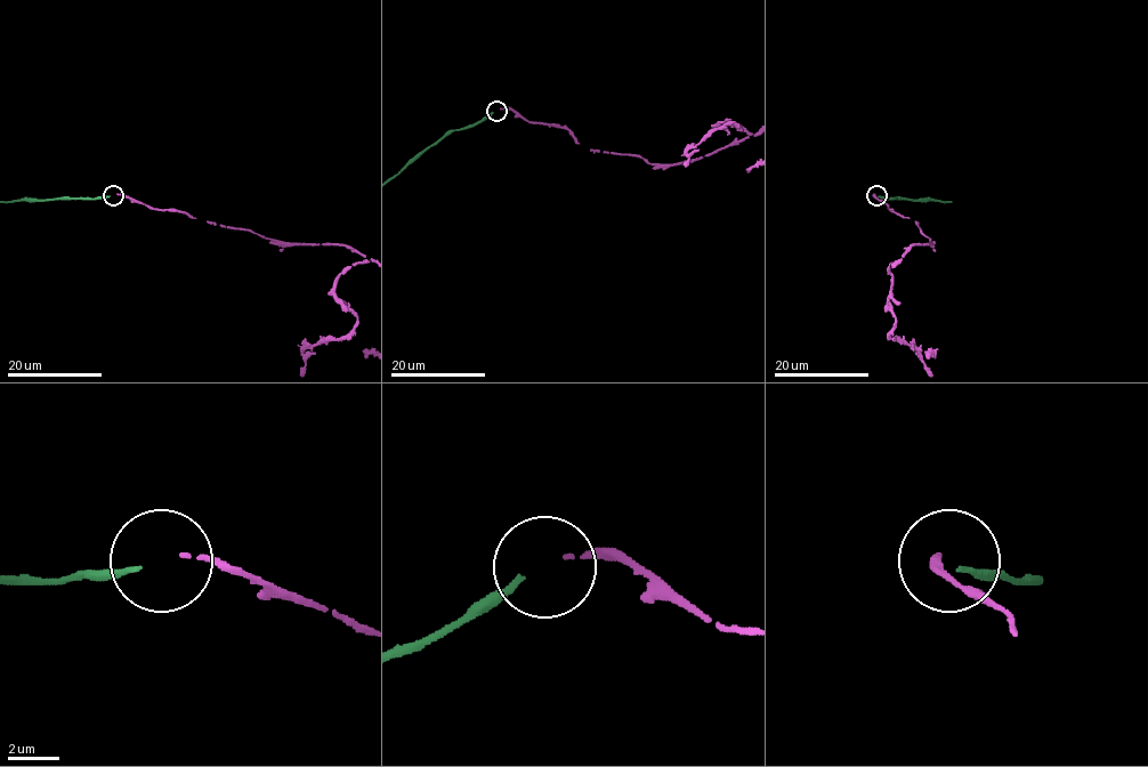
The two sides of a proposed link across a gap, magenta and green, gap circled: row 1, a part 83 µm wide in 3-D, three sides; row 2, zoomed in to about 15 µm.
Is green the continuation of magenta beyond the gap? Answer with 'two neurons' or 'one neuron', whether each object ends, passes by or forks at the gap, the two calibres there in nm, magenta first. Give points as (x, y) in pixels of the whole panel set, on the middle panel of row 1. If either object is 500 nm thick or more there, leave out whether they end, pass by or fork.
two neurons; magenta ends there; green ends there; 160 nm thick on the magenta side, 220 nm on the other

